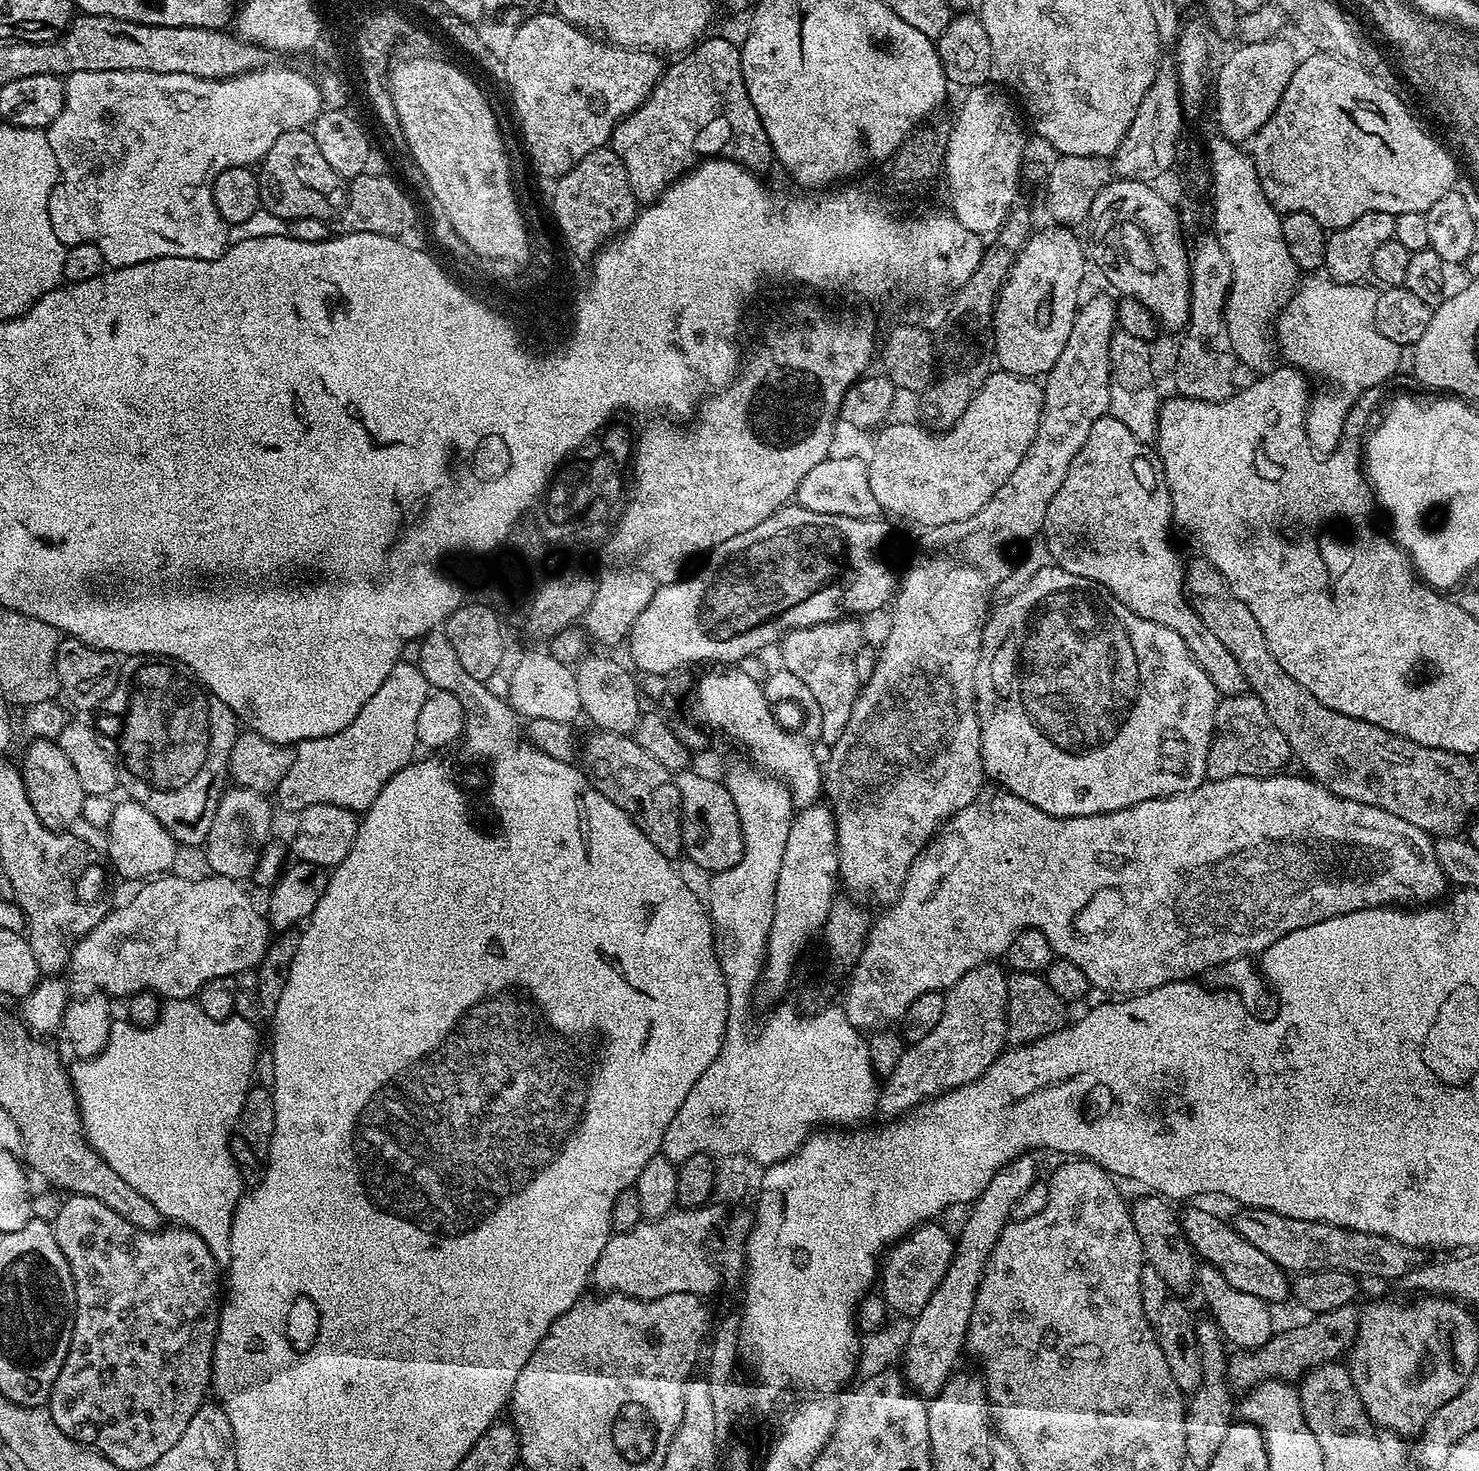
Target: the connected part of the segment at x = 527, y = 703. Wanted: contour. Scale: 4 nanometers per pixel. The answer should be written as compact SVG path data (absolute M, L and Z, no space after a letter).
M546 650L530 652L517 662L508 680L506 699L509 709L526 720L545 718L569 724L582 714L575 671L569 665L558 662Z

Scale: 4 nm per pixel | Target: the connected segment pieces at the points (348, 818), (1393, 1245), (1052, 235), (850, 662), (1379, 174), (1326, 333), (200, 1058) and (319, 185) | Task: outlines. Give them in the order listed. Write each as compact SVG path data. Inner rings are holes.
M315 804L306 806L297 812L277 811L272 818L272 827L284 839L284 844L293 852L297 861L305 860L317 864L320 868L331 870L350 854L350 846L354 846L354 838L360 825L357 813L342 806Z
M1261 1208L1239 1209L1234 1227L1246 1242L1258 1246L1266 1258L1270 1258L1279 1268L1289 1274L1306 1272L1325 1272L1338 1270L1351 1272L1357 1278L1377 1276L1380 1280L1396 1280L1408 1275L1421 1263L1422 1252L1397 1240L1385 1236L1375 1236L1365 1232L1356 1232L1353 1228L1339 1228L1321 1220L1303 1220L1286 1218Z
M1051 226L1033 231L1024 249L1012 263L1004 284L996 298L996 308L992 314L992 335L994 337L994 360L1001 369L1015 376L1040 378L1051 373L1054 362L1058 362L1066 338L1074 326L1076 309L1081 303L1080 283L1084 280L1084 248L1068 226Z
M856 618L826 620L821 624L810 624L805 628L793 628L784 633L779 641L779 663L790 674L806 682L806 690L814 694L814 702L822 710L822 724L819 739L830 746L838 742L846 722L850 720L850 710L856 701L856 694L861 687L861 677L856 677L856 651L864 640L864 632Z
M1316 50L1313 53L1313 56L1308 56L1305 60L1303 57L1297 63L1293 77L1290 78L1289 85L1286 86L1277 108L1250 140L1250 146L1252 146L1252 148L1250 147L1250 155L1258 170L1258 182L1262 186L1262 194L1266 194L1266 198L1277 212L1281 214L1289 212L1314 214L1314 218L1318 218L1318 222L1325 230L1335 230L1350 226L1350 222L1354 222L1354 218L1362 218L1362 214L1367 212L1385 212L1395 217L1415 212L1428 212L1430 206L1434 206L1434 202L1438 202L1438 198L1442 198L1457 187L1455 158L1408 113L1407 106L1387 88L1389 86L1387 83L1366 74L1360 68L1359 63L1349 63L1329 52Z
M1316 274L1308 280L1299 285L1296 291L1293 292L1292 296L1288 300L1287 304L1284 305L1280 310L1280 315L1276 317L1274 321L1274 336L1278 341L1278 348L1284 351L1284 356L1289 365L1294 368L1300 369L1301 372L1307 374L1309 377L1315 378L1317 376L1320 380L1325 380L1328 384L1333 384L1336 388L1328 388L1325 392L1320 392L1311 397L1308 402L1308 412L1304 416L1304 426L1308 429L1308 441L1312 443L1313 449L1317 453L1327 454L1333 452L1338 445L1340 445L1340 439L1346 434L1346 428L1344 423L1347 425L1350 420L1350 413L1352 411L1352 405L1356 403L1357 399L1364 395L1364 392L1368 388L1380 388L1384 386L1384 383L1391 378L1392 375L1396 376L1399 373L1398 368L1398 354L1401 345L1390 342L1390 338L1386 338L1386 334L1382 334L1378 330L1376 325L1376 319L1374 318L1374 310L1376 309L1376 298L1378 295L1377 289L1367 288L1367 283L1361 282L1358 284L1340 284L1337 280L1331 278L1325 278L1323 275Z
M195 999L168 1000L161 1007L156 1021L148 1027L140 1027L127 1018L116 1018L112 1021L109 1030L109 1038L103 1052L88 1059L77 1059L73 1068L71 1065L70 1075L72 1088L76 1092L76 1102L80 1105L80 1120L84 1123L84 1135L97 1154L118 1174L118 1178L130 1185L142 1198L150 1198L154 1206L158 1206L161 1217L165 1221L176 1226L183 1226L194 1230L210 1246L210 1254L214 1254L217 1264L227 1266L230 1262L230 1226L234 1218L236 1203L240 1201L242 1187L240 1188L240 1168L228 1149L228 1143L234 1140L236 1120L242 1114L242 1102L246 1102L248 1089L253 1087L255 1060L258 1053L256 1046L257 1025L246 1022L241 1016L233 1014L228 1020L215 1021L208 1018Z
M295 128L284 132L270 146L258 165L260 177L260 203L267 211L286 221L294 218L318 218L331 221L339 217L344 208L345 181L322 158L318 142L311 131Z

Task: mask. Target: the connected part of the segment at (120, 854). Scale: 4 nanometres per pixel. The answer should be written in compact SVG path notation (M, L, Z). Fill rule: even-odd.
M124 798L124 801L115 803L106 835L108 856L122 877L138 882L163 875L171 869L178 847L176 840L172 833L136 800Z

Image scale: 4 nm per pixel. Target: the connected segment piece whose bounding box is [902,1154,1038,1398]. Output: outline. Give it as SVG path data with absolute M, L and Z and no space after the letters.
M1032 1154L1022 1155L1018 1159L1012 1160L1002 1170L998 1170L994 1174L994 1178L990 1178L990 1186L986 1186L986 1190L967 1209L967 1212L969 1211L968 1217L965 1218L964 1225L960 1228L960 1240L958 1236L954 1244L952 1261L948 1263L946 1274L939 1277L935 1290L929 1293L926 1306L913 1319L914 1324L910 1338L902 1351L902 1363L904 1362L902 1375L905 1383L914 1392L925 1398L936 1396L957 1367L956 1360L967 1341L969 1320L973 1314L977 1286L979 1286L981 1278L984 1277L988 1256L992 1253L994 1245L999 1242L1002 1230L1010 1223L1014 1202L1018 1202L1018 1198L1022 1198L1022 1194L1026 1194L1026 1190L1032 1184L1037 1183L1038 1176L1036 1176L1034 1157L1035 1155Z

